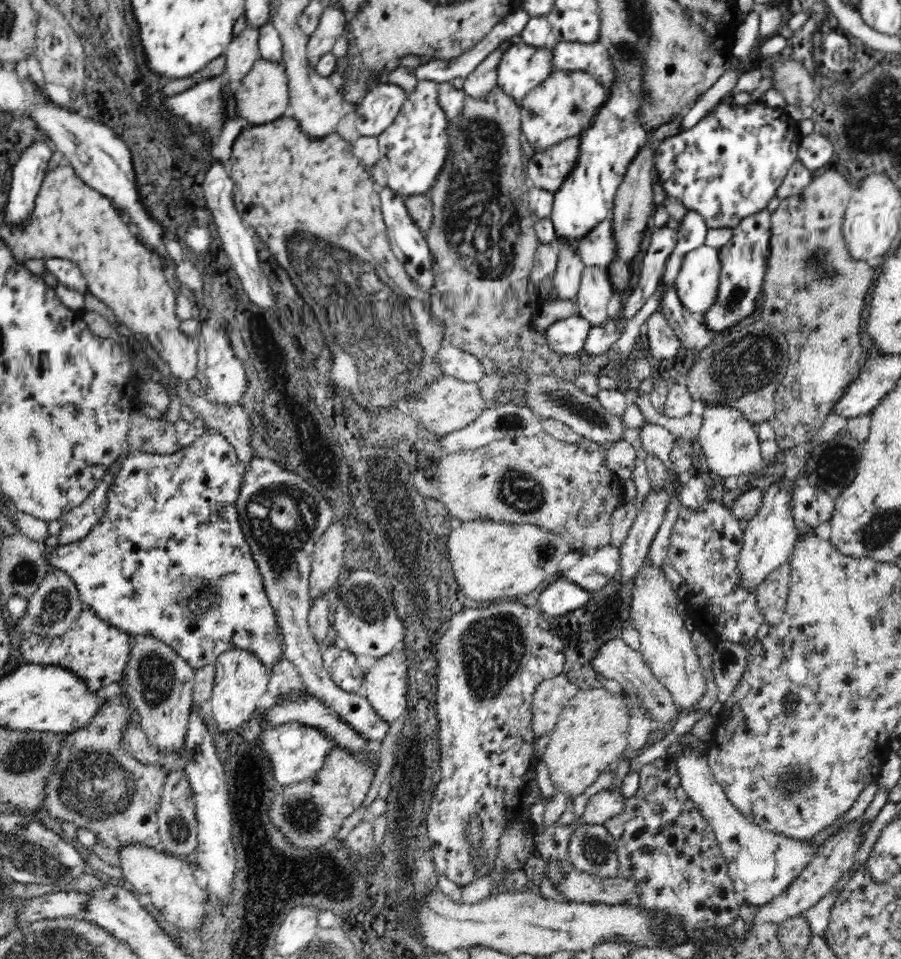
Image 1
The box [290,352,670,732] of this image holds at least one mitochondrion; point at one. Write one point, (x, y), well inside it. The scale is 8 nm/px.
(492, 646)

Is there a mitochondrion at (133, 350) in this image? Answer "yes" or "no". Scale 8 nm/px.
no

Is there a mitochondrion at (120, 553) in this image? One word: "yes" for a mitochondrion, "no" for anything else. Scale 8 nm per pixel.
no

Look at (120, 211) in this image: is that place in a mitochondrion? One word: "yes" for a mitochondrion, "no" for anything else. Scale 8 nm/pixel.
no

